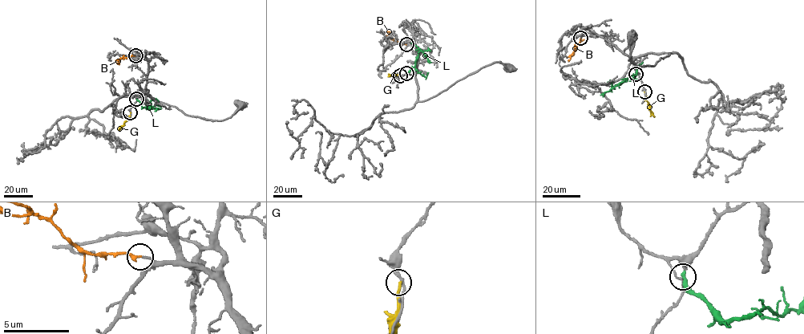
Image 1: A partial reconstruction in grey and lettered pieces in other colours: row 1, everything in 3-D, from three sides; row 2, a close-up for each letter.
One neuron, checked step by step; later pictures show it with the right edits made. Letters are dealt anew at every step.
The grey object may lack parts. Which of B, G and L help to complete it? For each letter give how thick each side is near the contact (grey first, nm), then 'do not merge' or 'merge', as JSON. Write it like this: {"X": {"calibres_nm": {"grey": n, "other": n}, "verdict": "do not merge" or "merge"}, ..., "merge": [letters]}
{"B": {"calibres_nm": {"grey": 140, "other": 280}, "verdict": "merge"}, "G": {"calibres_nm": {"grey": 200, "other": 240}, "verdict": "do not merge"}, "L": {"calibres_nm": {"grey": 160, "other": 300}, "verdict": "do not merge"}, "merge": ["B"]}

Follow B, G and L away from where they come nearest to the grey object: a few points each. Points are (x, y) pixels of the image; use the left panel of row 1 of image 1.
B: (135, 55), (121, 59), (118, 60), (119, 63), (116, 63)
G: (130, 112), (130, 118), (119, 130)
L: (136, 99), (141, 103), (145, 103), (149, 108), (161, 108)

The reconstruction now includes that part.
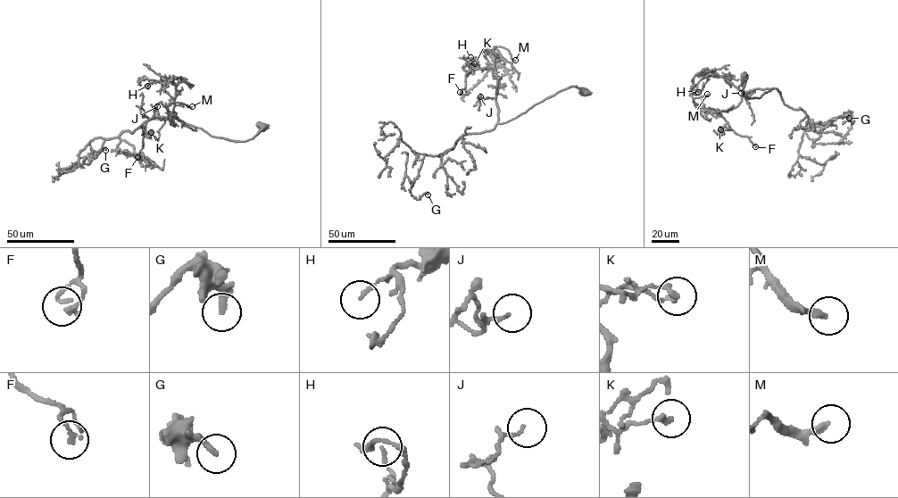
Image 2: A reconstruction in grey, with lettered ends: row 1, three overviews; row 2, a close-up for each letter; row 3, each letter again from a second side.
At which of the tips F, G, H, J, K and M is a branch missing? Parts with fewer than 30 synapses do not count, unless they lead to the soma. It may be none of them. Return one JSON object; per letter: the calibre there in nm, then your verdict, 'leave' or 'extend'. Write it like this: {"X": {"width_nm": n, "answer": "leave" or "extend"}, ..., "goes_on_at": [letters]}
{"F": {"width_nm": 190, "answer": "leave"}, "G": {"width_nm": 240, "answer": "leave"}, "H": {"width_nm": 140, "answer": "leave"}, "J": {"width_nm": 80, "answer": "leave"}, "K": {"width_nm": 190, "answer": "leave"}, "M": {"width_nm": 220, "answer": "extend"}, "goes_on_at": ["M"]}

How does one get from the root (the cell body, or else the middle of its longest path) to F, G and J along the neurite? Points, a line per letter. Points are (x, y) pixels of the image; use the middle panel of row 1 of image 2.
F: (586, 92), (574, 87), (562, 89), (500, 123), (494, 69), (473, 70), (465, 75), (465, 87), (460, 92)
G: (586, 92), (562, 89), (491, 129), (464, 134), (453, 148), (425, 155), (410, 190), (417, 199), (428, 195)
J: (586, 92), (574, 87), (562, 89), (500, 123), (496, 100), (486, 97), (479, 103), (480, 96)

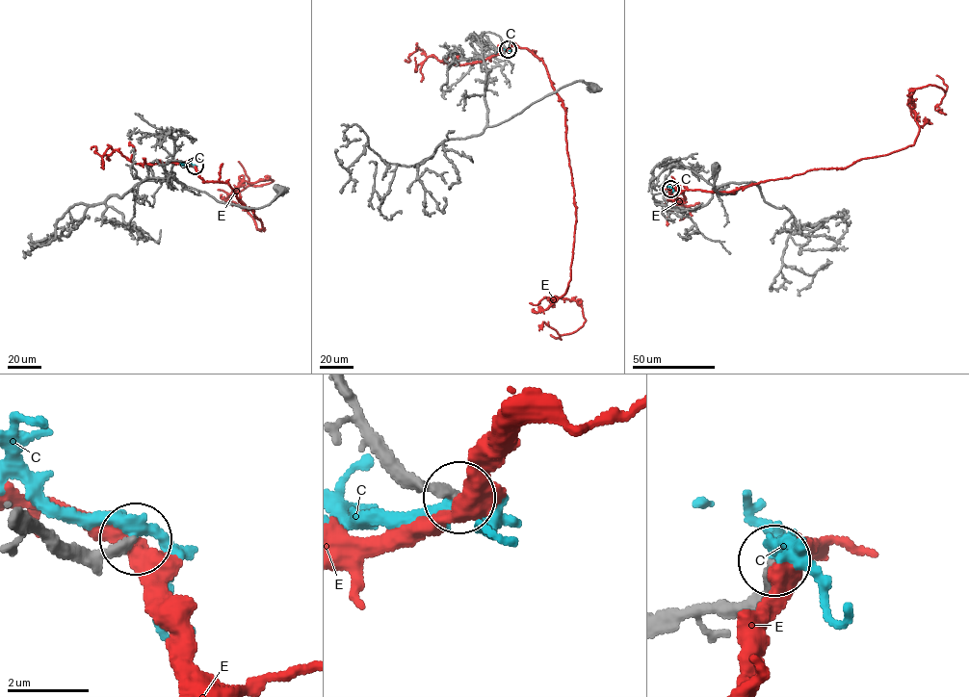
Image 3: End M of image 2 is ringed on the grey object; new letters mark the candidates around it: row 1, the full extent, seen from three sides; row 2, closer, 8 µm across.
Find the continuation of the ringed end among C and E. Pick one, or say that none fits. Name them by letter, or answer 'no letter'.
no letter

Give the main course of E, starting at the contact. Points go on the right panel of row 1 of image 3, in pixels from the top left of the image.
E: (670, 189), (731, 192), (904, 148), (919, 129), (907, 104), (929, 85), (946, 114)

